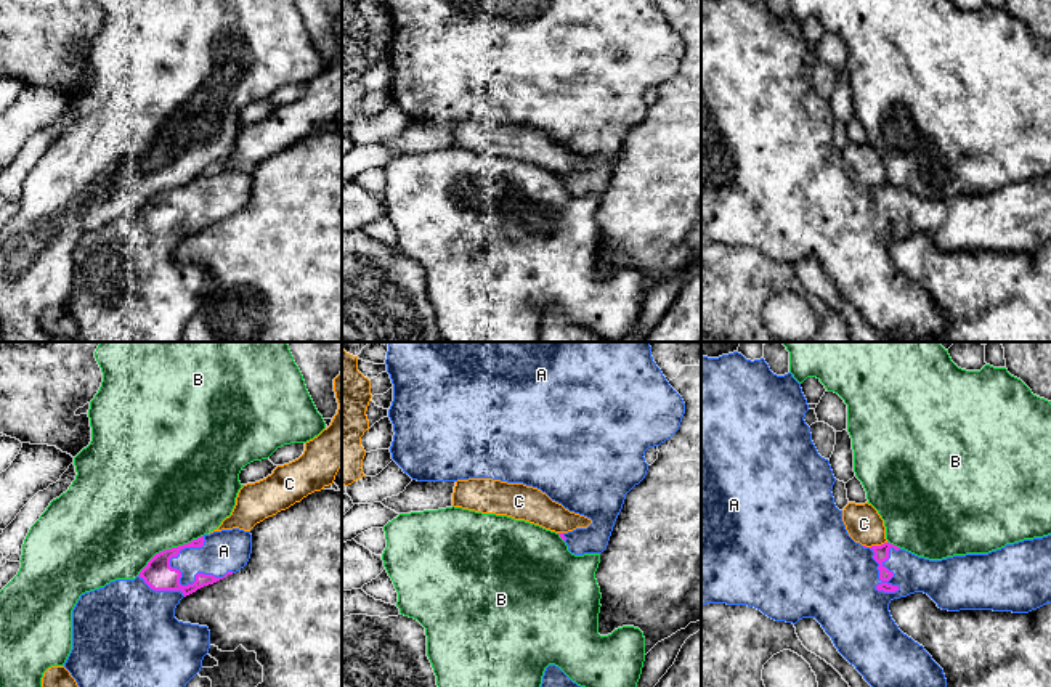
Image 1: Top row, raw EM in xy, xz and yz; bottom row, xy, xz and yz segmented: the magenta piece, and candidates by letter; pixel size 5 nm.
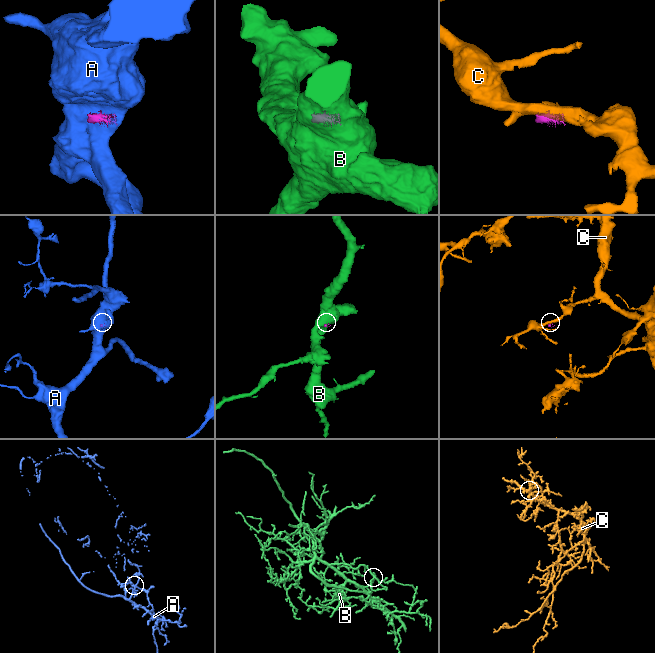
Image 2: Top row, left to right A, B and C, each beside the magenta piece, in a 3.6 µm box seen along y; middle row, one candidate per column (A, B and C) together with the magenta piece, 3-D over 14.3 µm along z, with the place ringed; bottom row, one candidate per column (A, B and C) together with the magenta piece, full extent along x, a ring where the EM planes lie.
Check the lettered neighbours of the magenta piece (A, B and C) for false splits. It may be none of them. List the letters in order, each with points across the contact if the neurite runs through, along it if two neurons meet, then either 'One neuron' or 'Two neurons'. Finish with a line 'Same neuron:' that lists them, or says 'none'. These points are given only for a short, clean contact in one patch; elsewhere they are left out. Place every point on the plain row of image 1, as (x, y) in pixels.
A: One neuron
B: Two neurons
C: Boundary: yz (886, 182), (870, 188). Two neurons
Same neuron: A

